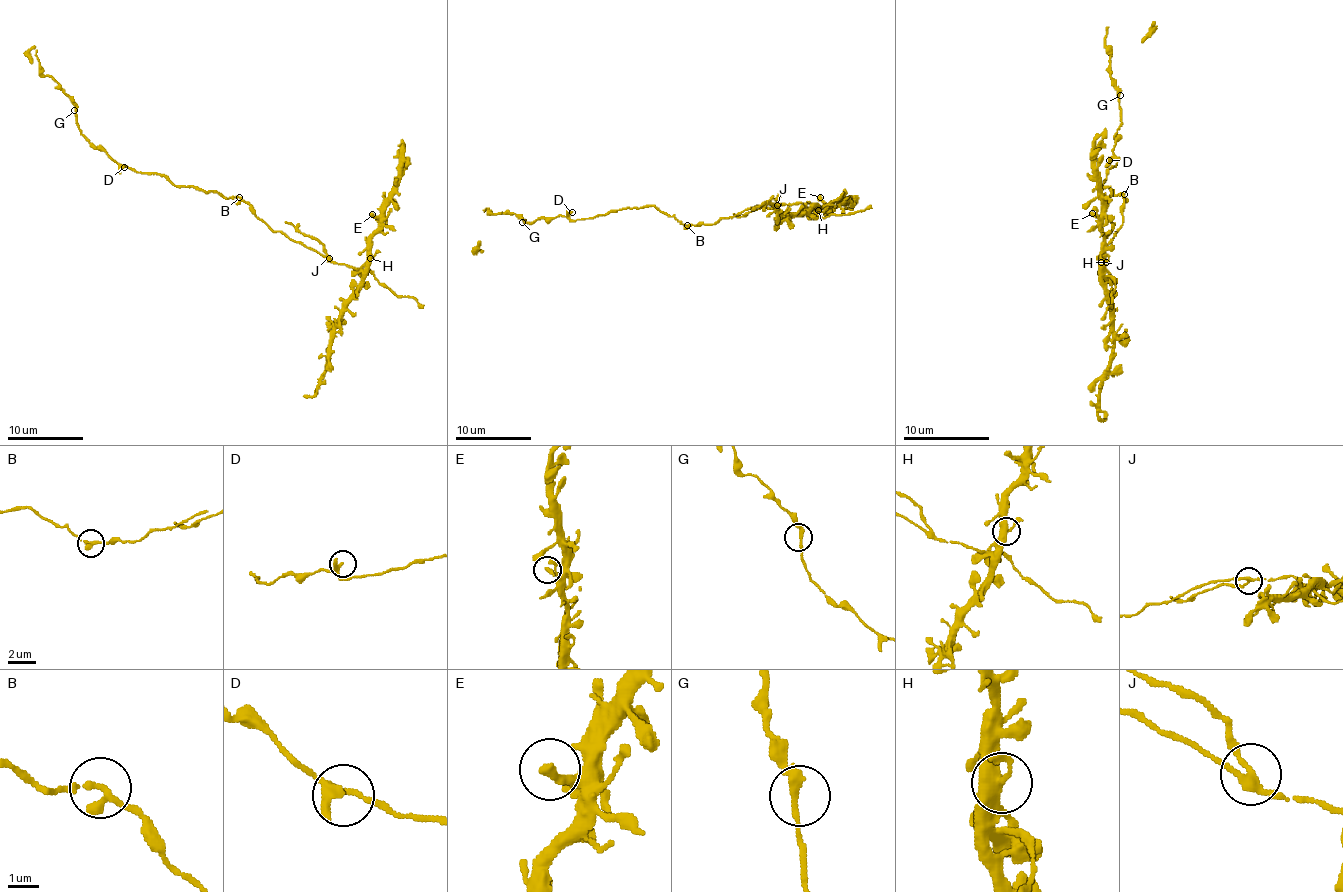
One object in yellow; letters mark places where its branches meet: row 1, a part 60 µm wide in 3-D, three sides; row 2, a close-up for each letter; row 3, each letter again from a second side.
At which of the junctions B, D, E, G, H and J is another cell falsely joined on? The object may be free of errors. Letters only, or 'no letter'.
J

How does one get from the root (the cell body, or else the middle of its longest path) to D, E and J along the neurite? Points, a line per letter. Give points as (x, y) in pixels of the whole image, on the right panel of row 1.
D: (1120, 194), (1102, 188), (1107, 170), (1117, 162), (1115, 158), (1109, 160)
E: (1120, 194), (1124, 196), (1122, 224), (1100, 252), (1098, 274), (1102, 276), (1102, 224), (1092, 213)
J: (1120, 194), (1124, 196), (1122, 224), (1102, 248), (1100, 263)

